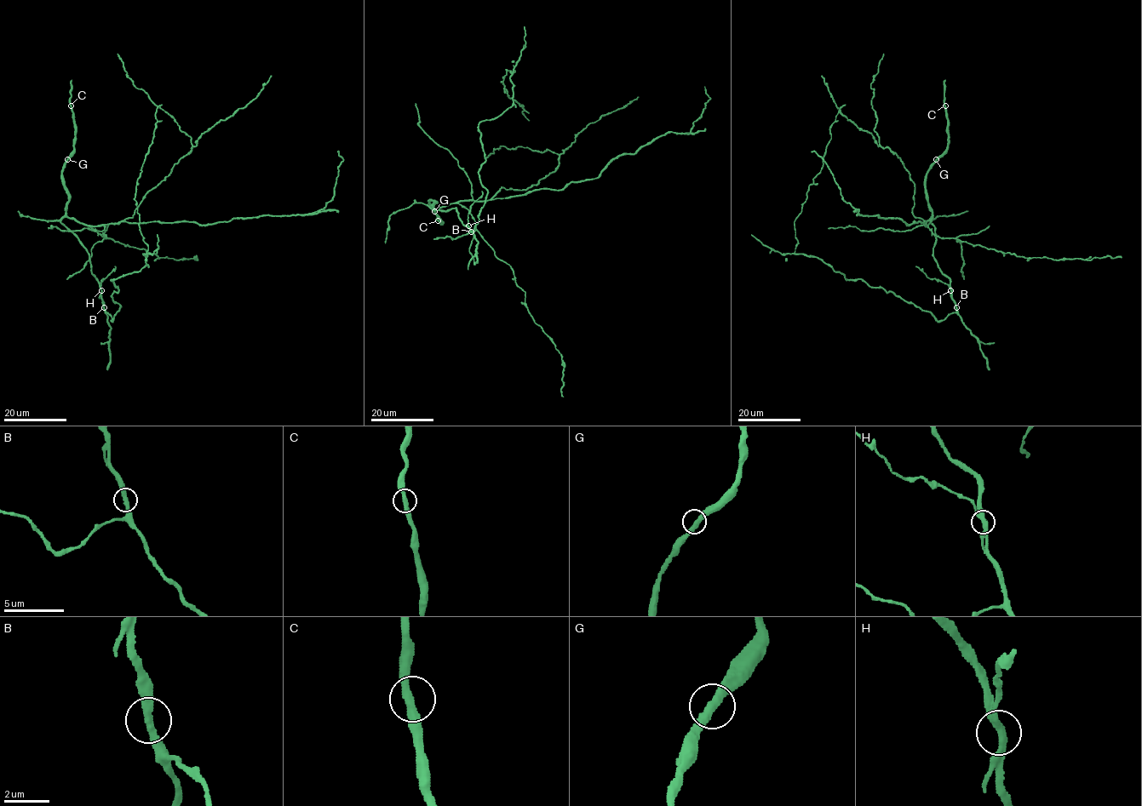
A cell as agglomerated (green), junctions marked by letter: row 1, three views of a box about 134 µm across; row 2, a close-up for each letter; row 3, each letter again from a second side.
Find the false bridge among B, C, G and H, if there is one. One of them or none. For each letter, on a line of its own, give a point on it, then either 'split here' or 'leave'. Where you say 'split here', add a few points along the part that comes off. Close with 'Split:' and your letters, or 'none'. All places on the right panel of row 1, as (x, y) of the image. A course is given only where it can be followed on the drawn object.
B: at (956, 307); leave
C: at (945, 105); leave
G: at (936, 159); leave
H: at (950, 290); split here; foreign part runs (950, 290), (944, 282), (930, 279), (915, 266)
Split: H

